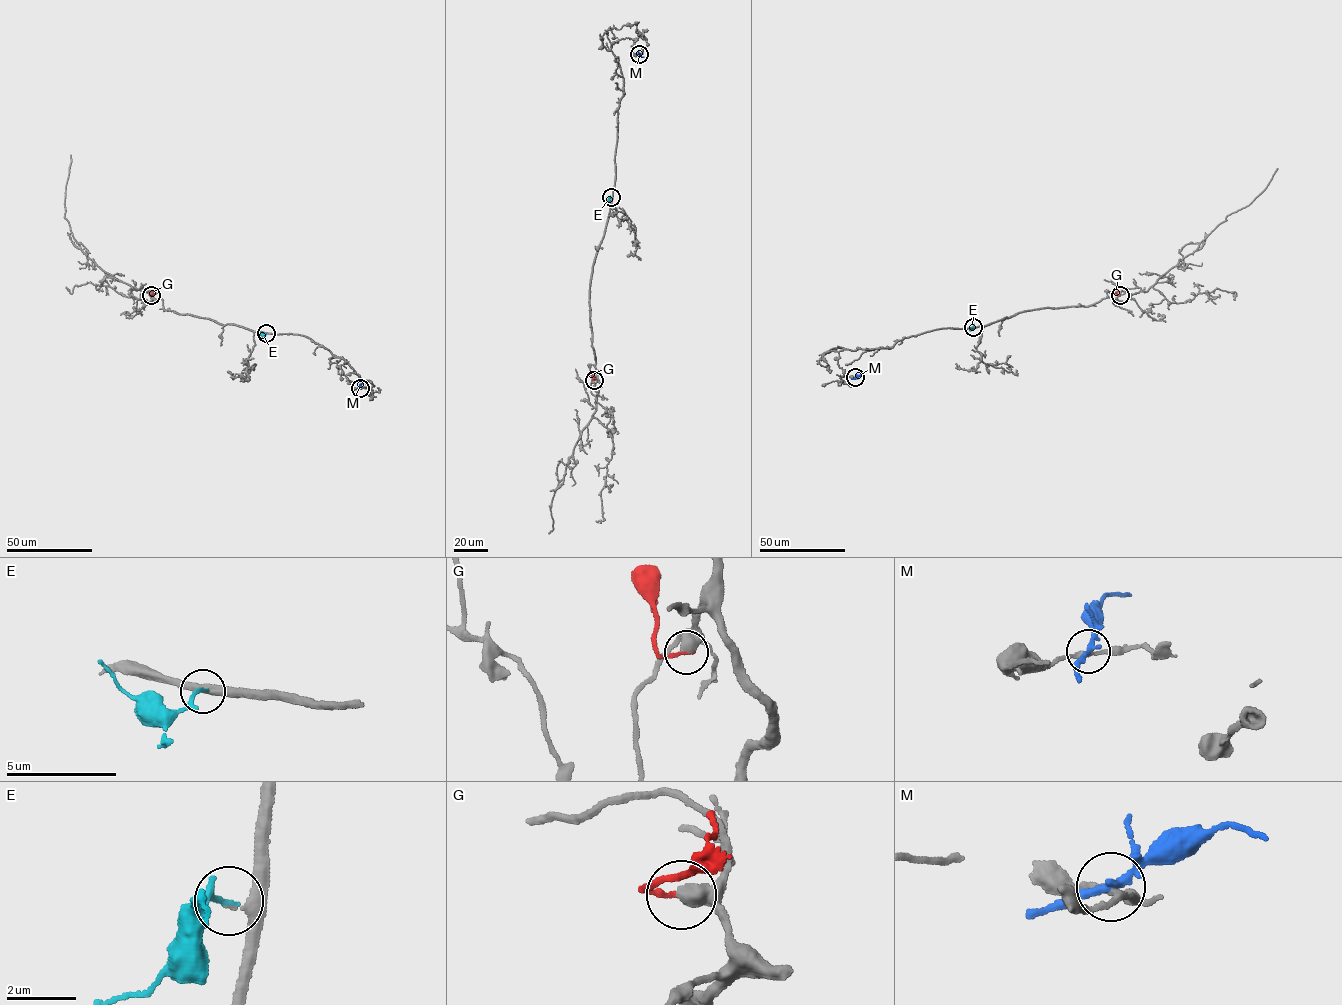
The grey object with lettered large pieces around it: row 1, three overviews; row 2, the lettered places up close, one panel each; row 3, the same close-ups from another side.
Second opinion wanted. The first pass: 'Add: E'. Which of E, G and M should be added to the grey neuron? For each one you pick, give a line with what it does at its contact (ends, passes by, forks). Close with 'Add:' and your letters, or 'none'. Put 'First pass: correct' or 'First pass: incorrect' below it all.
E: it ends there
Add: E
First pass: correct

